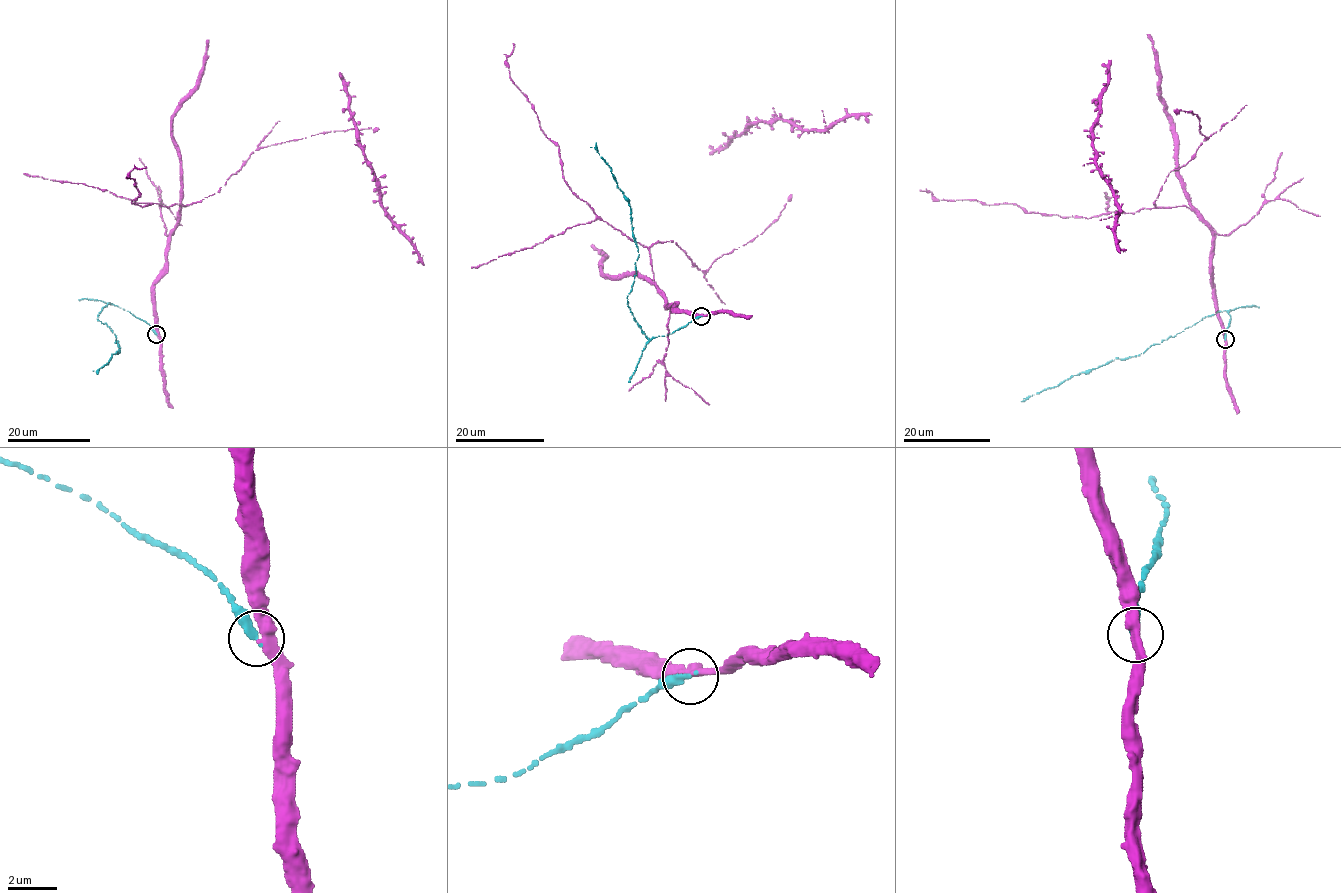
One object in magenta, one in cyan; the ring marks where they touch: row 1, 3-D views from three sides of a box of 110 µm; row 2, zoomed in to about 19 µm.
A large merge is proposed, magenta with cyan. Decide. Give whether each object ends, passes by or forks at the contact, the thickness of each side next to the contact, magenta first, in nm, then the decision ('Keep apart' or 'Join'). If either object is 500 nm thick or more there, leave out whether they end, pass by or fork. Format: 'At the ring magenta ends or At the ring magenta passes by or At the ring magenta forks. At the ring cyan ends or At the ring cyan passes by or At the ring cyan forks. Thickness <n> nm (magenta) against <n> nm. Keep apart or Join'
At the ring magenta passes by. At the ring cyan ends. Thickness 360 nm (magenta) against 320 nm. Keep apart

